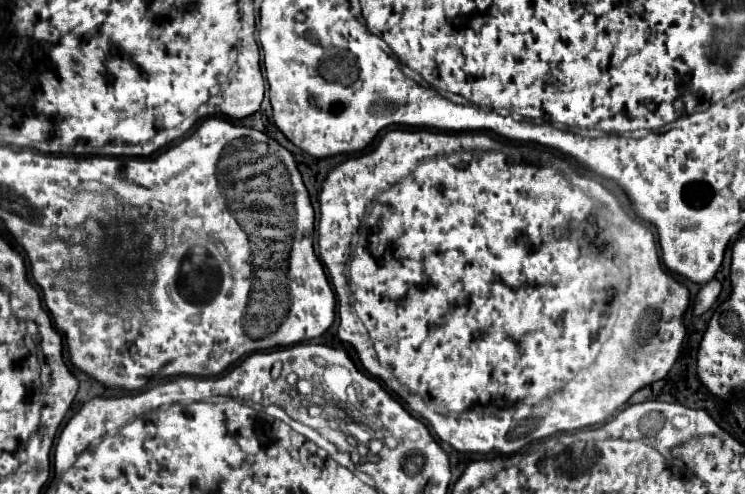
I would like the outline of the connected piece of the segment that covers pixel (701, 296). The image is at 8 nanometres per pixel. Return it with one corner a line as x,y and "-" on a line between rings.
717,279
709,281
707,285
703,285
695,297
695,303
693,303
693,317
699,317
703,313
707,313
711,309
711,305
717,301
721,293
721,283

